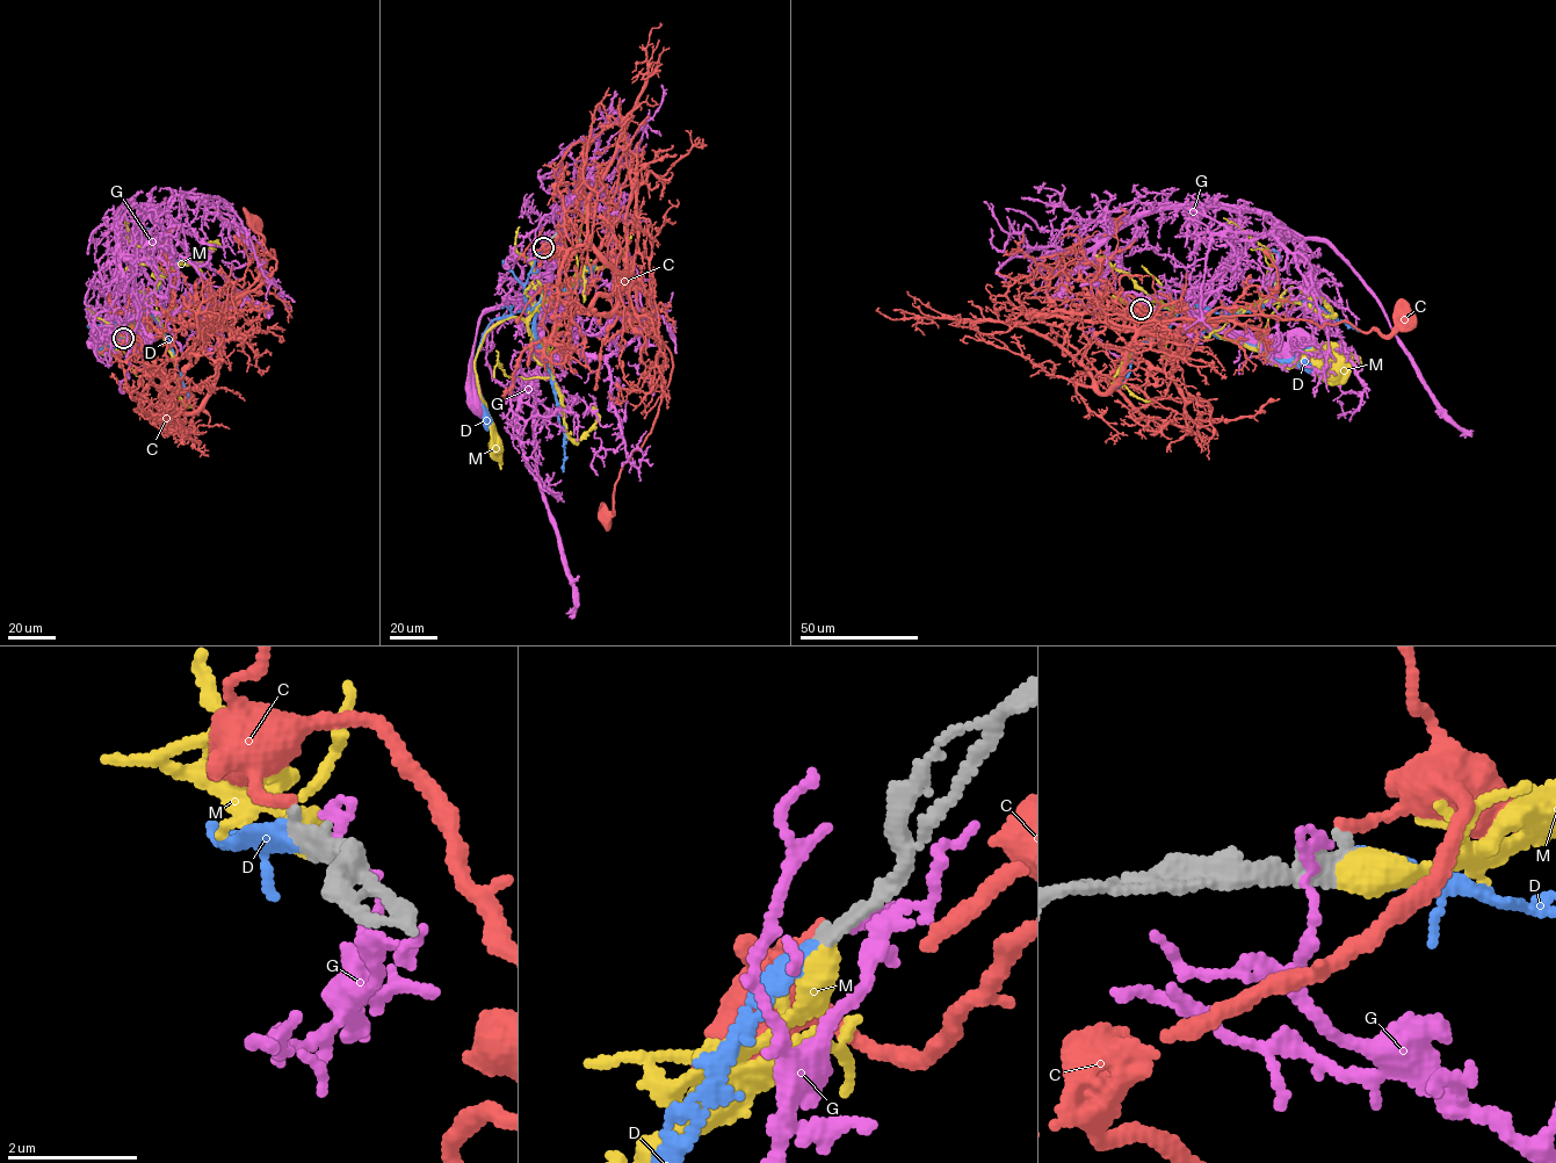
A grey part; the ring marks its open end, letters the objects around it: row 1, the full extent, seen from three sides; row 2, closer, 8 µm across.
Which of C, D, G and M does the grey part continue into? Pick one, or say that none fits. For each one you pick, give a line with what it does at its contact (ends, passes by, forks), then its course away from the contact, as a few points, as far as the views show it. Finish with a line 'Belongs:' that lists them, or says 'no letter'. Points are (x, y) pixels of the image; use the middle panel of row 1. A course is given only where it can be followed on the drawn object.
D: It ends there. Its course: (543, 247), (526, 283), (525, 301), (534, 317), (535, 341), (547, 359), (552, 380), (564, 434), (562, 471)
Belongs: D

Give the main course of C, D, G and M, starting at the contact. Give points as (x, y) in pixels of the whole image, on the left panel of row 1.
C: (123, 336), (131, 363), (179, 375), (212, 310), (276, 268), (275, 250), (257, 248), (253, 223)
D: (123, 338), (116, 324), (134, 313), (173, 265), (182, 259), (204, 265)
G: (124, 338), (124, 345), (107, 329), (134, 288), (123, 252), (117, 312), (107, 338), (87, 344), (113, 338)
M: (123, 337), (117, 329), (136, 319), (99, 349), (108, 353), (118, 347), (124, 334), (136, 327), (144, 330)

